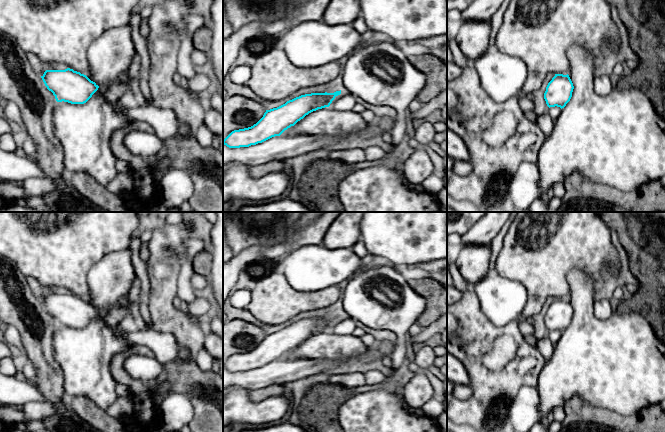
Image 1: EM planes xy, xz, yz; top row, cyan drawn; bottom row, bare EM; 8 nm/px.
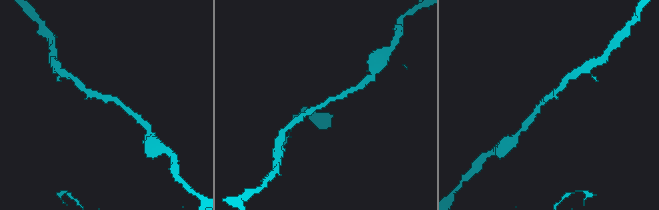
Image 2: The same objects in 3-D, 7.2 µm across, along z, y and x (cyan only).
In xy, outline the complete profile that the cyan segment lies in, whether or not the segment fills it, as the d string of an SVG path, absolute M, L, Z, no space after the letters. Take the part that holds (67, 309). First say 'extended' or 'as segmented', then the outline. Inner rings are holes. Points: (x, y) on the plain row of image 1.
as segmented; M70 292L46 294L41 302L47 313L53 317L57 326L84 328L99 312L86 299Z

